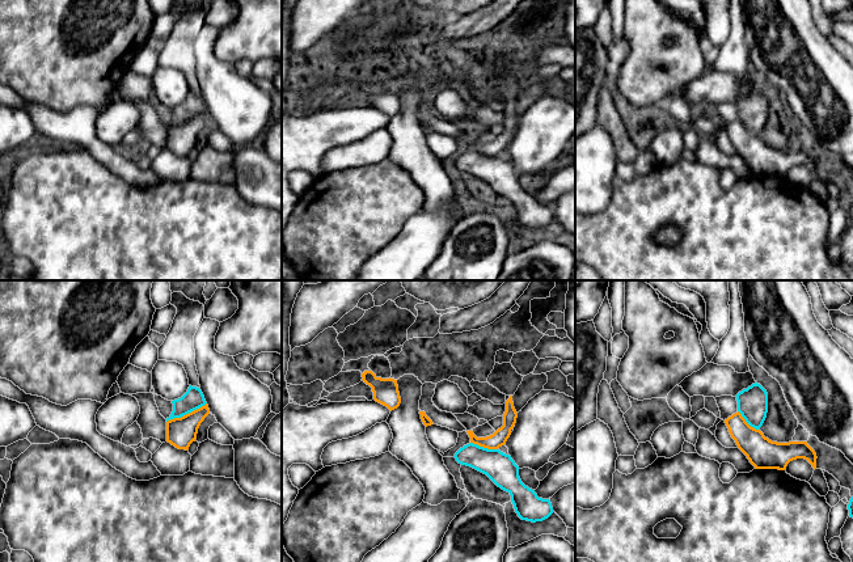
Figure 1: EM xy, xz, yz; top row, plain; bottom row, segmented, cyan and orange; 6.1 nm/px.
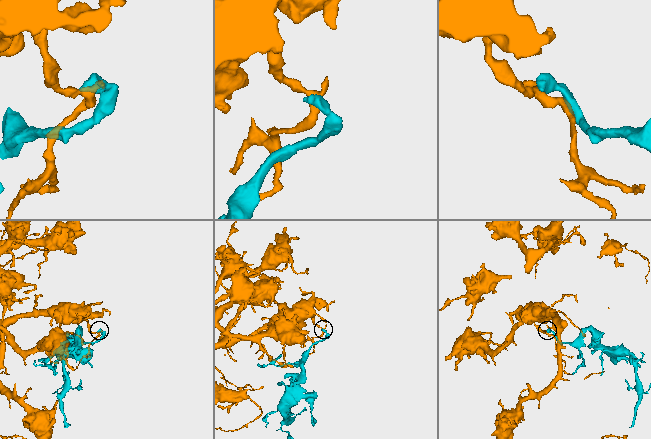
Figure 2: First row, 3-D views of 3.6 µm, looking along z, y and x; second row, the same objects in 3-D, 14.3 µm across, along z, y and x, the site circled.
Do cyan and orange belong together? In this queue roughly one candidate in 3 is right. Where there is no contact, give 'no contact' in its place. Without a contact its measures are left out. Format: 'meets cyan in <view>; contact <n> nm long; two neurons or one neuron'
meets cyan in xy; contact 280 nm long; two neurons

